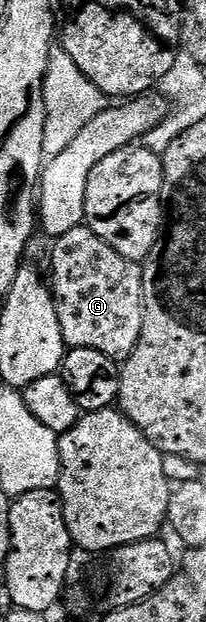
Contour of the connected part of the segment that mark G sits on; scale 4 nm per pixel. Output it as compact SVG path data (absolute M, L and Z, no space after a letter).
M84 225L54 240L49 286L68 348L97 349L116 361L126 360L139 343L145 325L145 281L136 260L121 257L113 245L101 241Z

